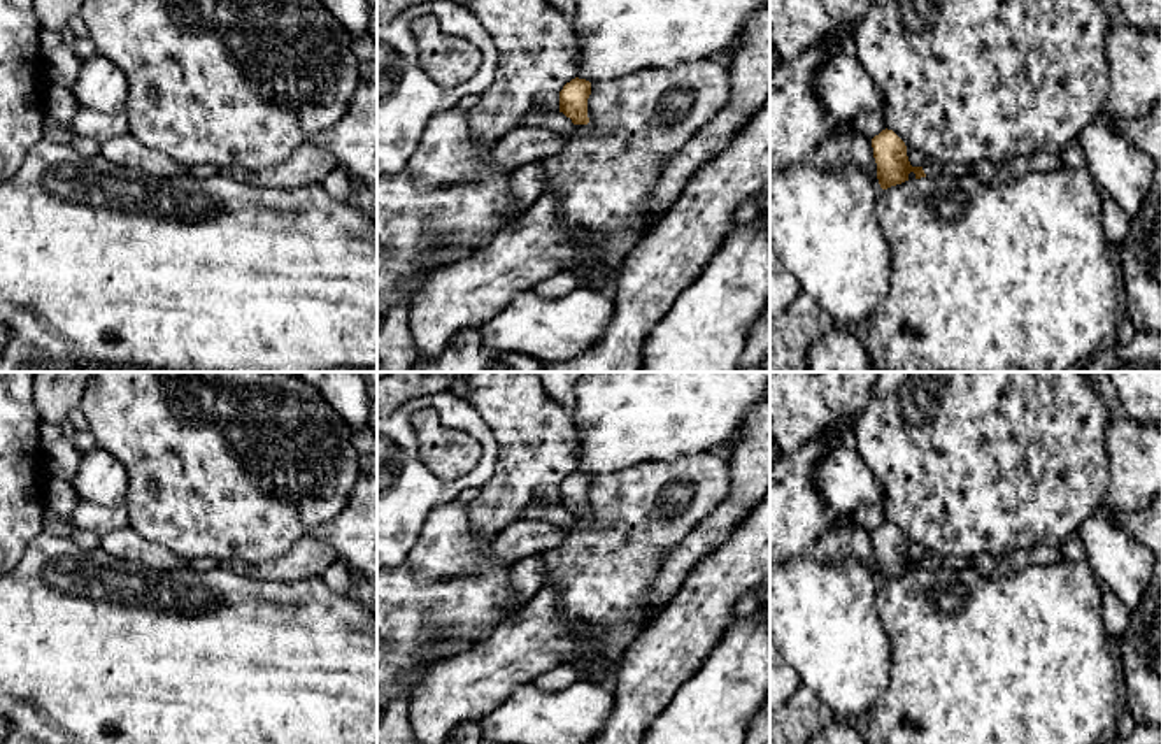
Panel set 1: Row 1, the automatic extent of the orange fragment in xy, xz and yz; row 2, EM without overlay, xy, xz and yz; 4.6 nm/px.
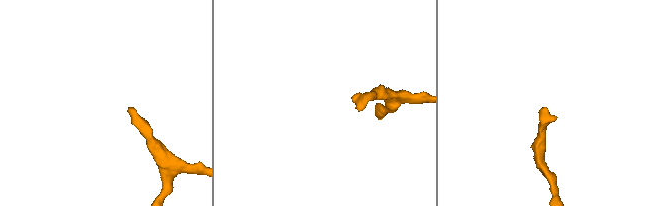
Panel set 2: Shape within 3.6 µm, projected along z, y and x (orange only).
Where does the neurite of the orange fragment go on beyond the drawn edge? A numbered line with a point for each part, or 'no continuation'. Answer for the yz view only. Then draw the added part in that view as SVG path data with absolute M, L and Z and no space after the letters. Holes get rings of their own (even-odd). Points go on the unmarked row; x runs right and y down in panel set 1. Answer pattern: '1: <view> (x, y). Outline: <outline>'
1: yz (932, 560). Outline: M926 551L921 560L922 560L926 570L938 570L944 567L944 558L945 556L938 554L938 553Z

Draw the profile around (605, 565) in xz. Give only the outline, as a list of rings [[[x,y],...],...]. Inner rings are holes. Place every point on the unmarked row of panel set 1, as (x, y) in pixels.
[[[702,451],[670,461],[642,461],[616,472],[591,476],[588,491],[588,518],[573,518],[559,546],[540,553],[545,567],[545,586],[558,588],[554,614],[568,623],[570,630],[591,628],[586,637],[575,639],[570,665],[582,676],[596,665],[619,663],[623,655],[638,640],[656,614],[649,604],[651,588],[658,576],[663,554],[682,542],[693,528],[709,516],[730,490],[730,461],[716,451]]]

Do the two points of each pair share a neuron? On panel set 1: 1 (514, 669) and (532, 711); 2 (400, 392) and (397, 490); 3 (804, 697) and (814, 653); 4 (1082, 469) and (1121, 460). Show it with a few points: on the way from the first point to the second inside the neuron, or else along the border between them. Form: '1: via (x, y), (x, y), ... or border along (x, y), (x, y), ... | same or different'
1: border along (532, 681), (516, 685), (490, 711) | different
2: border along (432, 390), (404, 402), (395, 411) | different
3: border along (802, 685), (833, 718) | different
4: border along (1107, 422), (1105, 467), (1109, 492), (1100, 504) | different

